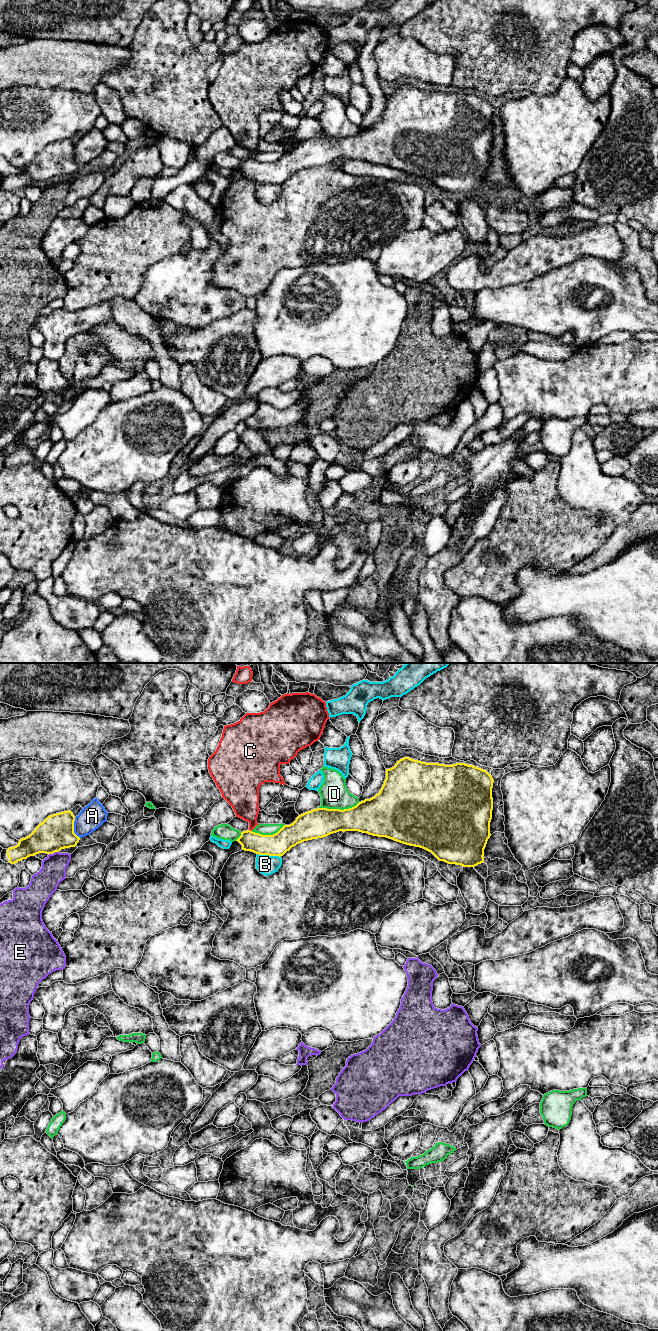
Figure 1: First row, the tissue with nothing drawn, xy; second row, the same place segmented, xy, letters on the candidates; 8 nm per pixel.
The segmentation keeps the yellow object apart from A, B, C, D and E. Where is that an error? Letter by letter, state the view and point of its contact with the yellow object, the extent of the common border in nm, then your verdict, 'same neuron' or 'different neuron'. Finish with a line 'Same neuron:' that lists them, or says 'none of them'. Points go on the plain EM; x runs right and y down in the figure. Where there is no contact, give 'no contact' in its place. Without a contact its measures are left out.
A: meets yellow in xy at (73, 156); contact 180 nm long; different neuron
B: meets yellow in xy at (269, 183); contact 190 nm long; different neuron
C: meets yellow in xy at (249, 158); contact 30 nm long; different neuron
D: meets yellow in xy at (338, 137); contact 340 nm long; different neuron
E: meets yellow in xy at (53, 180); contact 80 nm long; different neuron
Same neuron: none of them

